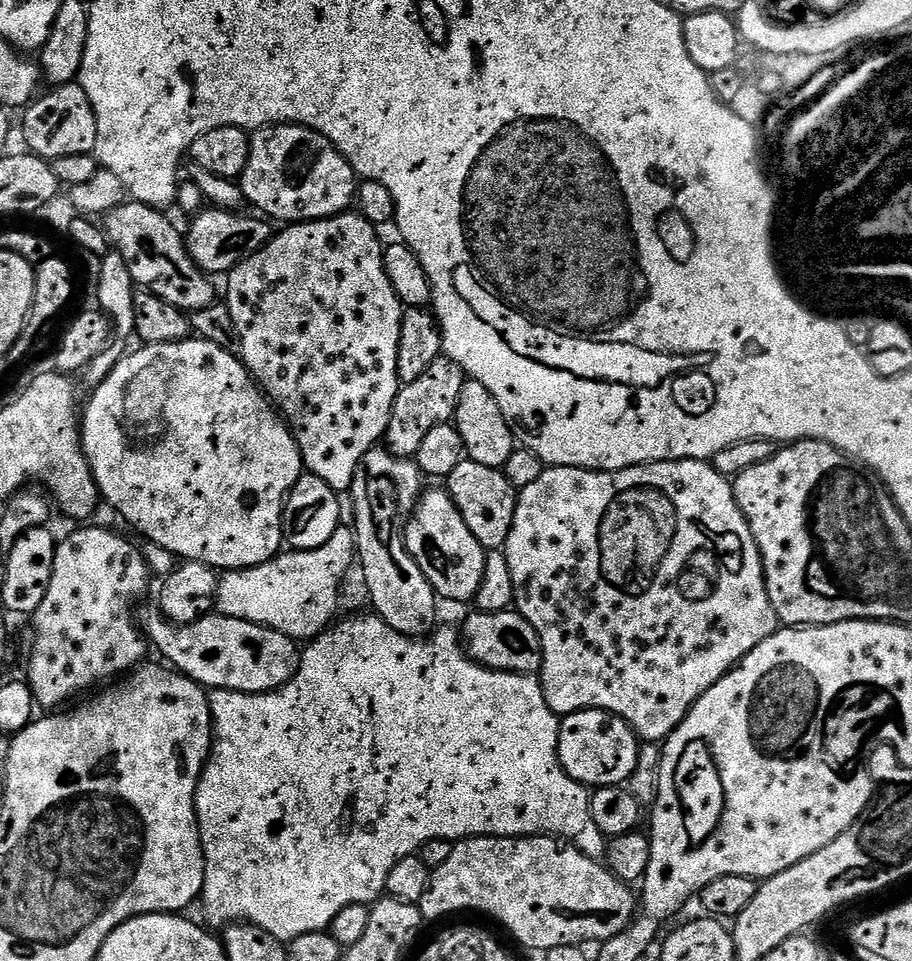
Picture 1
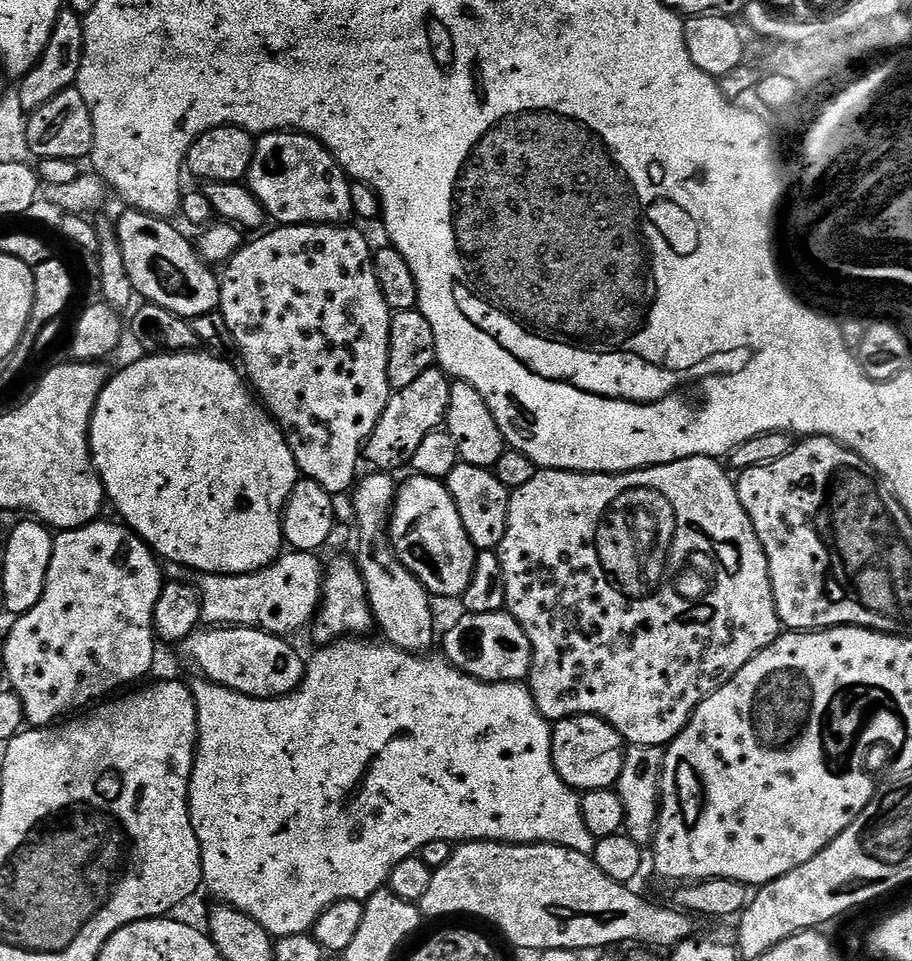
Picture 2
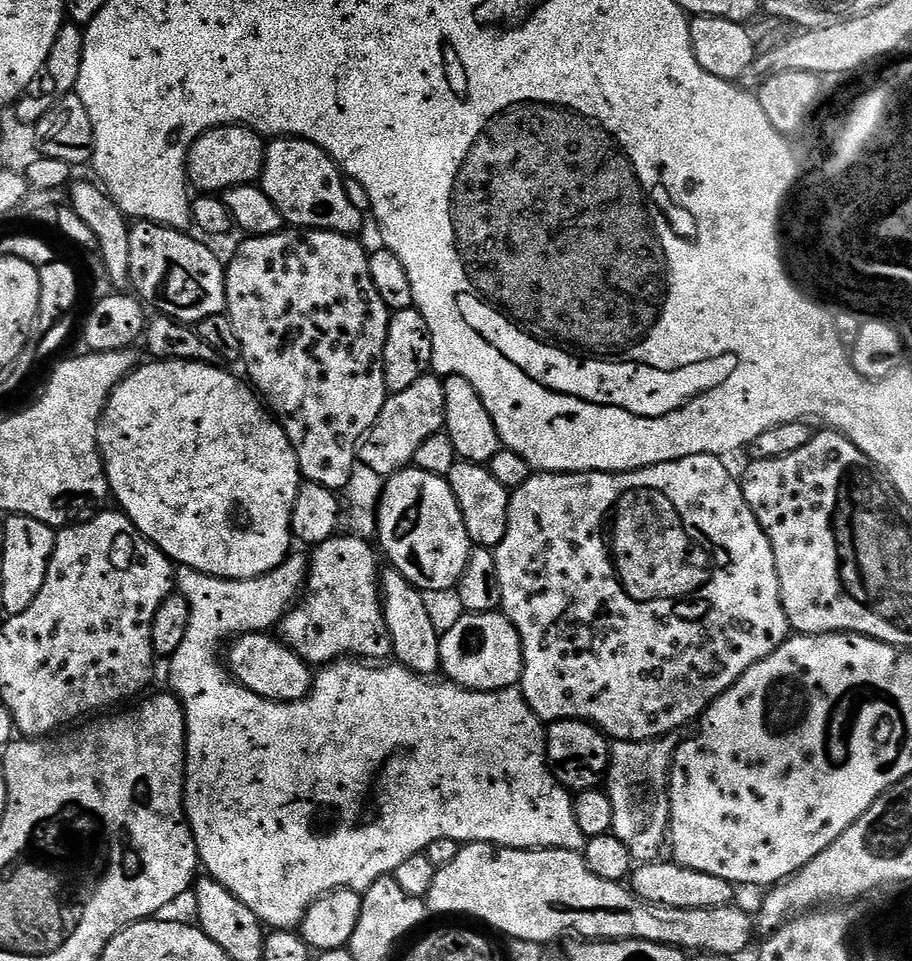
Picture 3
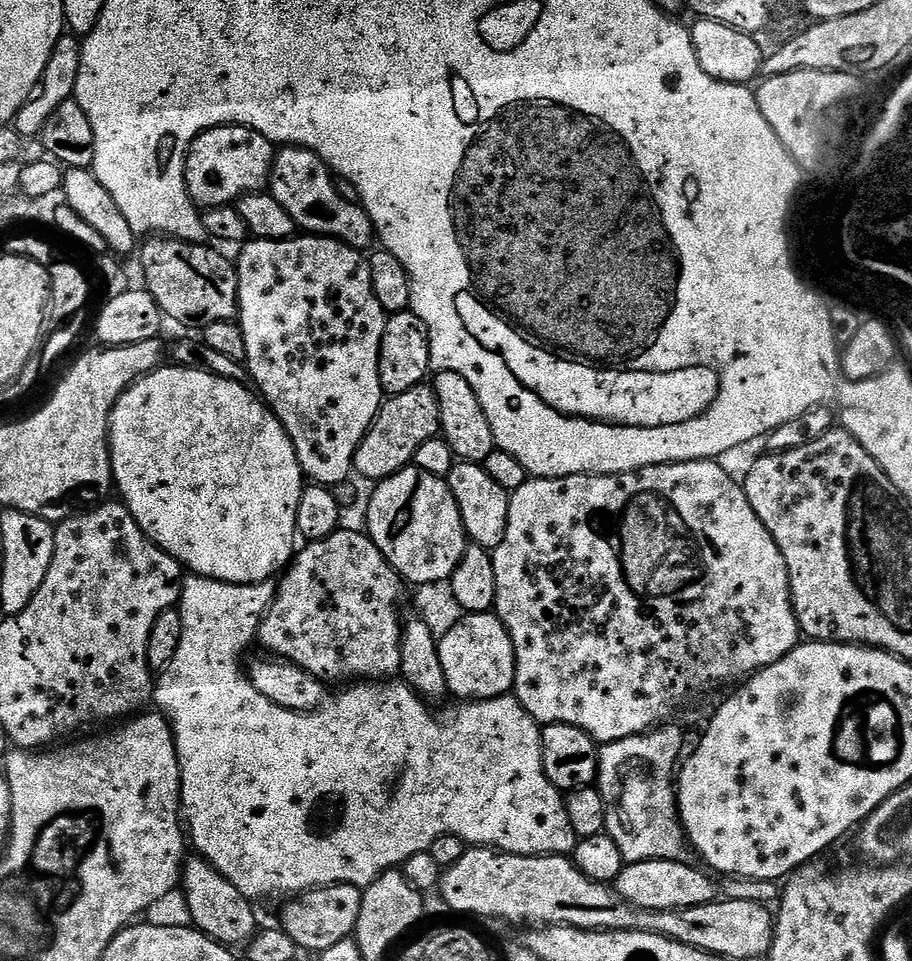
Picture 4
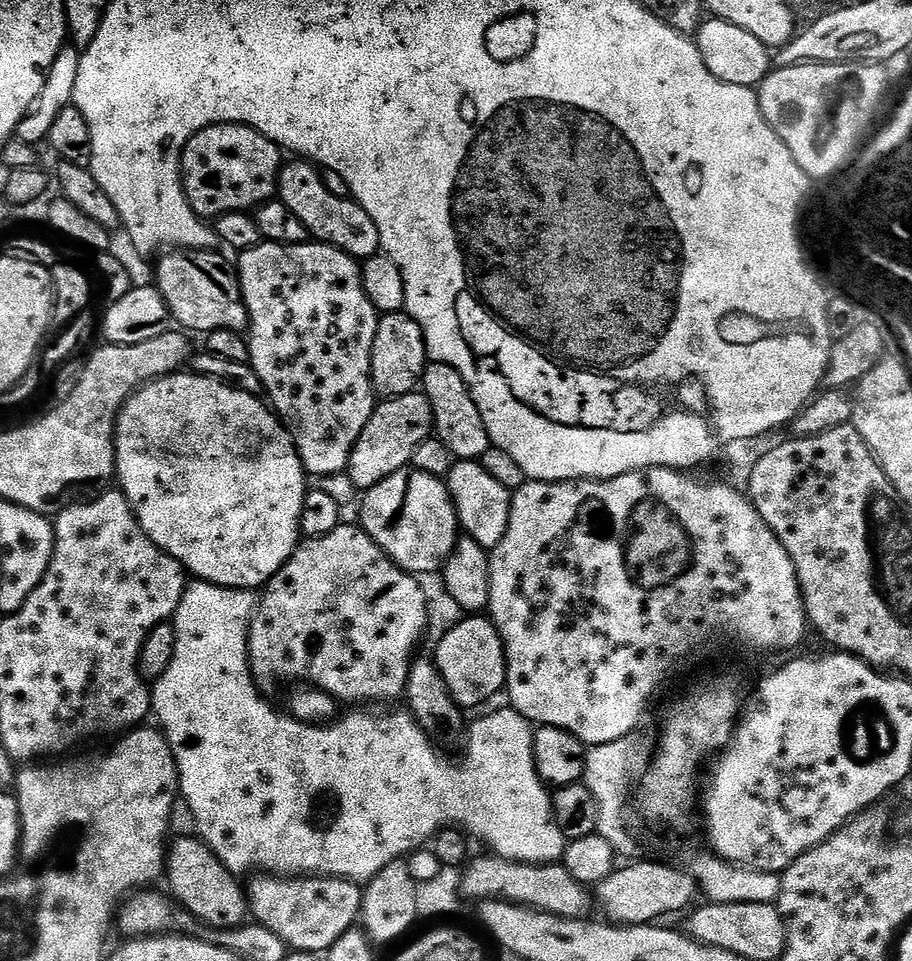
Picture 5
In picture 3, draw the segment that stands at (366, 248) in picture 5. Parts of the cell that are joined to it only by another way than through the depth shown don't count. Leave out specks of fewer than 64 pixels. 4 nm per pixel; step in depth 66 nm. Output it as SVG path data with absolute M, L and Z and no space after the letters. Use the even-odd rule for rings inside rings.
M276 138L265 147L264 170L260 174L258 186L278 206L285 225L296 230L311 230L317 228L323 232L337 232L343 236L356 236L364 224L364 216L356 209L352 196L348 193L349 185L340 167L314 142L297 140L295 138Z

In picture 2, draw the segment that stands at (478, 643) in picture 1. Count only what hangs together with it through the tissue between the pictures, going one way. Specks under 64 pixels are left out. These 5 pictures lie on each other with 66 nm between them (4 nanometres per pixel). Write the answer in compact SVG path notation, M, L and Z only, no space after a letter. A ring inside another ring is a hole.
M491 612L490 614L466 614L454 630L443 633L443 653L455 668L461 668L476 680L494 682L524 682L532 671L532 642L523 625L519 624L511 612Z

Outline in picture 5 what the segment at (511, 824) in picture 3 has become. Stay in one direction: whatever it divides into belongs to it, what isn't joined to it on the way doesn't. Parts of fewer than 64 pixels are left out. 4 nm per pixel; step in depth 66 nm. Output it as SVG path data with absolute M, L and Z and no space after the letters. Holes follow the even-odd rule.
M196 580L195 582L189 583L185 587L184 593L182 594L182 602L178 602L178 610L176 615L172 617L170 623L172 629L176 631L176 641L174 642L174 658L170 658L170 666L166 666L166 674L162 674L156 681L151 685L150 691L152 694L152 710L151 715L156 716L155 723L159 725L164 733L164 737L168 740L168 748L172 751L172 757L176 763L176 779L178 781L178 792L182 797L182 804L188 807L188 812L192 815L192 820L196 823L196 829L194 829L195 835L199 839L204 841L205 846L220 859L228 871L233 874L241 874L240 872L248 872L247 874L255 873L257 870L263 870L265 873L282 876L285 878L300 878L303 876L330 876L337 880L351 880L353 882L367 882L373 880L379 872L382 871L390 862L399 860L407 857L408 853L415 852L417 848L427 845L431 841L432 837L435 836L436 831L440 828L457 827L463 830L469 837L475 838L477 836L480 840L485 840L489 844L491 851L497 856L501 856L504 860L514 860L517 864L555 864L563 861L564 859L564 846L565 838L562 834L562 830L556 824L556 817L552 815L552 797L549 789L546 787L540 775L536 772L536 759L534 758L534 750L532 749L532 738L534 735L533 725L529 720L522 715L521 712L516 711L511 706L503 706L497 712L488 712L485 716L480 716L476 721L469 723L466 728L466 741L468 745L464 748L464 760L460 760L457 764L451 764L442 753L436 752L437 745L428 737L426 733L421 730L416 724L416 719L407 711L401 710L401 712L388 712L385 716L375 716L375 711L372 710L348 710L348 713L341 715L339 718L319 726L315 724L303 724L298 722L294 717L285 714L283 711L275 712L266 701L263 700L261 689L258 687L255 680L252 678L252 670L248 666L248 632L250 622L252 621L253 614L256 611L256 605L258 603L258 596L255 591L247 588L223 588L217 584L207 584L204 580Z

